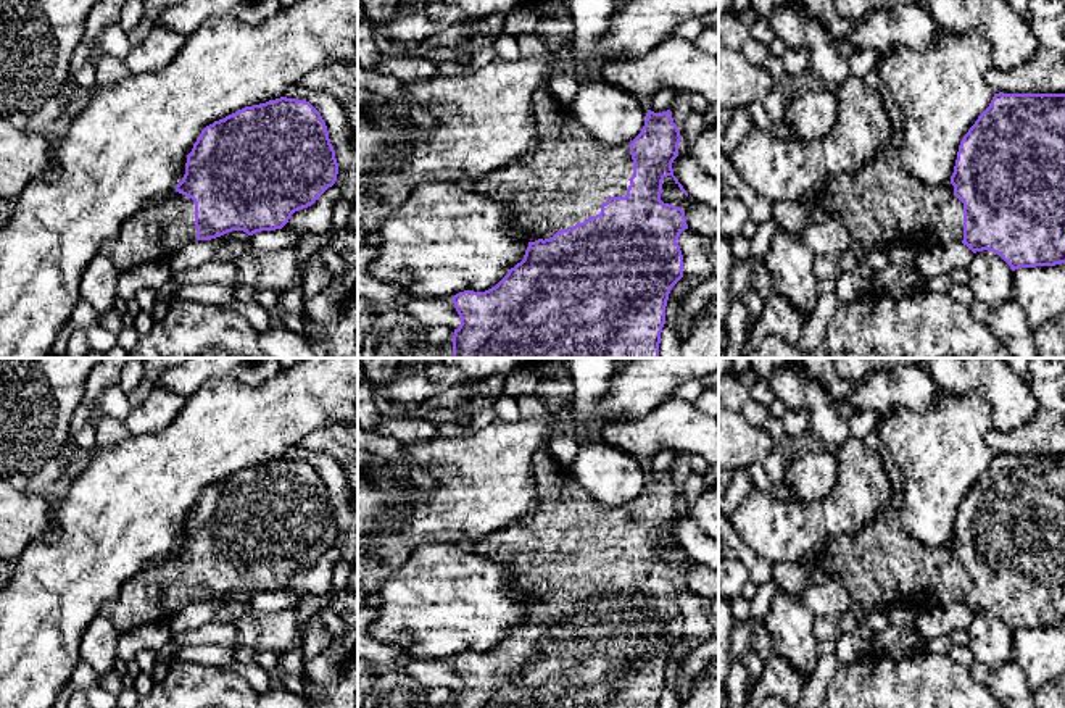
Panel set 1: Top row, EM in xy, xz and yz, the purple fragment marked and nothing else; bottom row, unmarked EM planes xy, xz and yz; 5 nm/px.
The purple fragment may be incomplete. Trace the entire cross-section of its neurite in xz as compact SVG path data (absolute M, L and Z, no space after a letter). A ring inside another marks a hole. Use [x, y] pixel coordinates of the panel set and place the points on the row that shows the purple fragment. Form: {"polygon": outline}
{"polygon": "M545 79L545 84L533 94L532 103L533 103L533 118L535 118L535 135L537 135L537 150L532 153L527 153L522 158L512 160L509 165L493 171L490 176L475 179L475 181L469 181L466 184L462 184L466 189L469 190L475 190L480 195L490 197L499 203L503 203L511 214L511 226L514 229L519 231L519 234L522 234L527 240L528 240L528 247L525 250L524 260L520 263L517 263L514 268L511 268L508 271L508 274L491 289L485 290L485 292L474 292L474 290L464 290L456 294L451 300L454 303L454 308L461 318L461 324L458 329L454 329L454 335L451 339L453 342L453 358L659 358L659 344L661 344L661 332L662 327L665 324L665 306L667 306L667 300L669 300L669 294L672 290L672 287L683 277L683 255L678 245L678 237L680 234L688 229L686 224L686 218L685 218L685 211L678 206L664 203L661 200L661 194L662 194L662 181L667 176L672 176L675 184L680 187L680 190L688 197L686 190L683 189L683 185L678 182L678 179L673 176L673 169L672 169L672 163L673 160L678 156L678 144L682 140L680 131L677 127L677 124L673 123L672 118L672 111L662 111L662 113L654 113L651 110L648 110L646 119L644 119L644 126L641 129L641 132L630 142L620 147L611 147L611 145L604 145L601 144L598 139L591 137L574 118L572 113L569 113L549 92L548 87L549 79Z"}

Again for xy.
{"polygon": "M280 97L245 106L201 131L176 190L127 218L118 234L102 244L100 253L119 273L127 273L147 263L168 263L184 247L232 231L253 235L282 229L295 211L319 200L337 174L327 126L309 102Z"}

